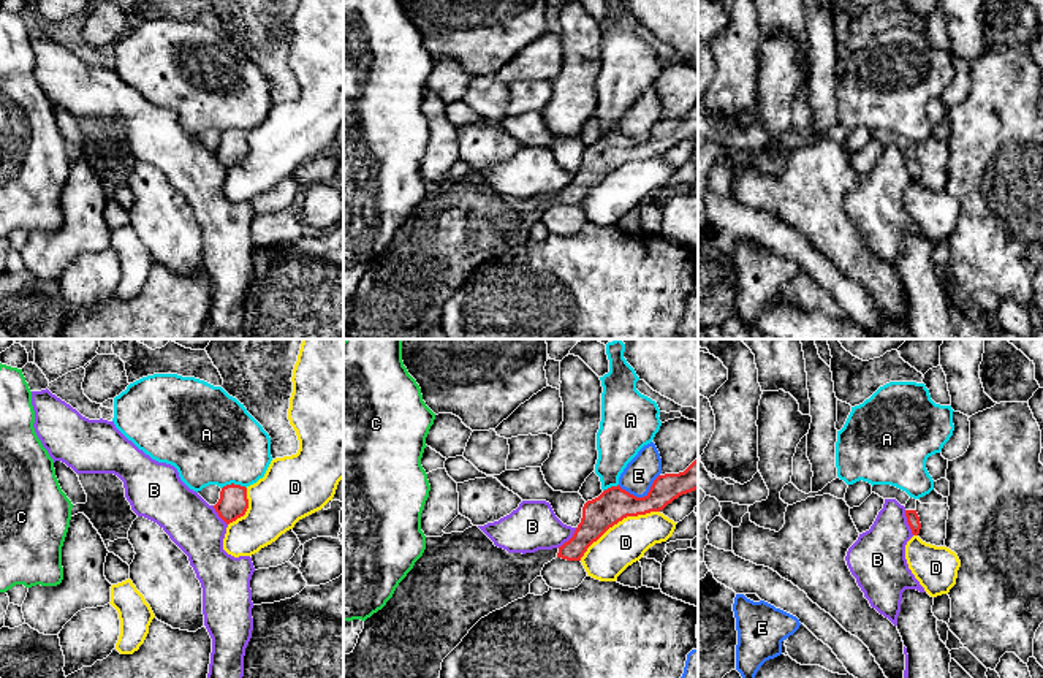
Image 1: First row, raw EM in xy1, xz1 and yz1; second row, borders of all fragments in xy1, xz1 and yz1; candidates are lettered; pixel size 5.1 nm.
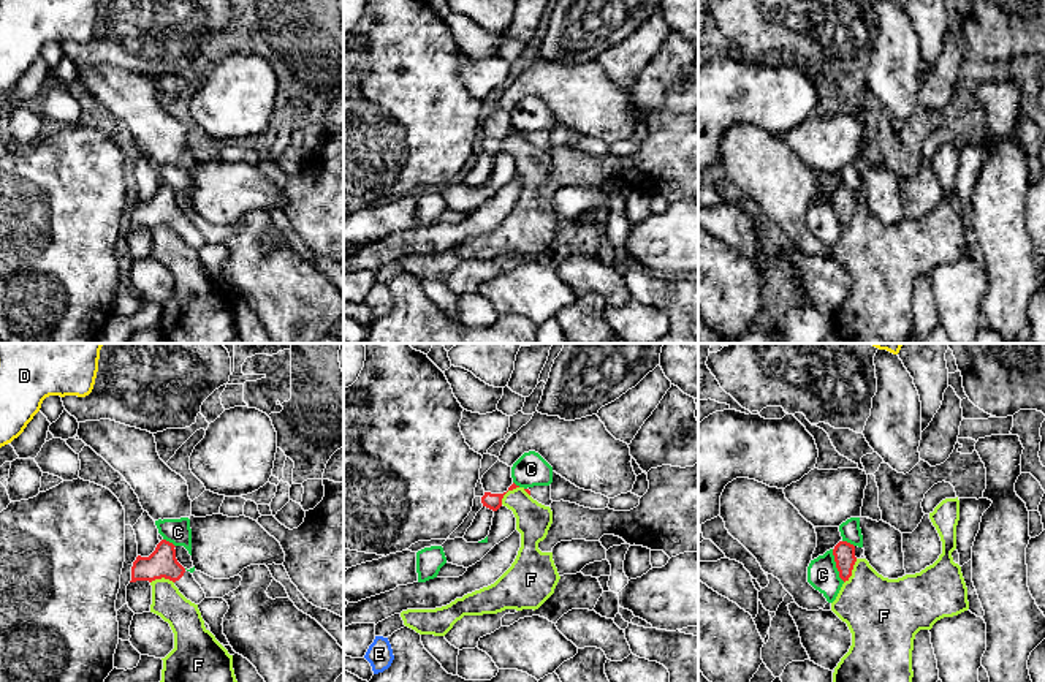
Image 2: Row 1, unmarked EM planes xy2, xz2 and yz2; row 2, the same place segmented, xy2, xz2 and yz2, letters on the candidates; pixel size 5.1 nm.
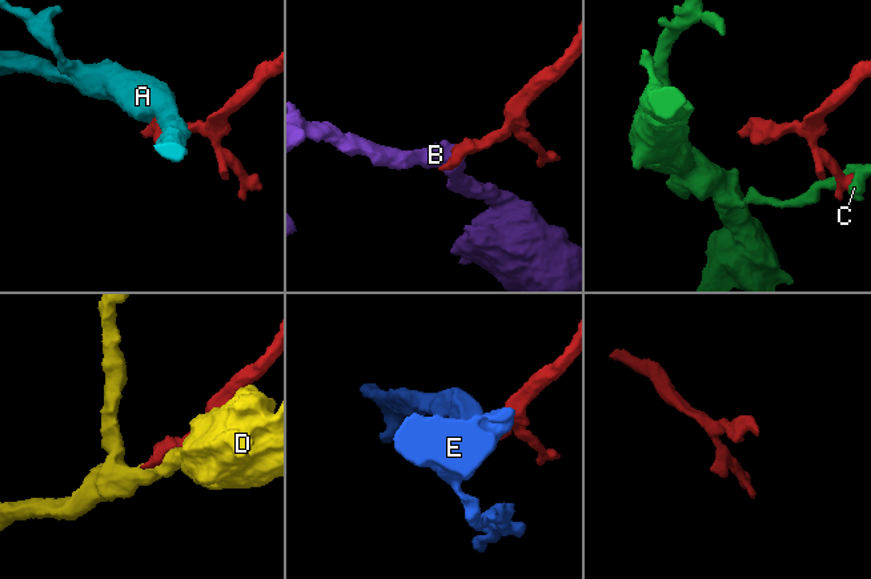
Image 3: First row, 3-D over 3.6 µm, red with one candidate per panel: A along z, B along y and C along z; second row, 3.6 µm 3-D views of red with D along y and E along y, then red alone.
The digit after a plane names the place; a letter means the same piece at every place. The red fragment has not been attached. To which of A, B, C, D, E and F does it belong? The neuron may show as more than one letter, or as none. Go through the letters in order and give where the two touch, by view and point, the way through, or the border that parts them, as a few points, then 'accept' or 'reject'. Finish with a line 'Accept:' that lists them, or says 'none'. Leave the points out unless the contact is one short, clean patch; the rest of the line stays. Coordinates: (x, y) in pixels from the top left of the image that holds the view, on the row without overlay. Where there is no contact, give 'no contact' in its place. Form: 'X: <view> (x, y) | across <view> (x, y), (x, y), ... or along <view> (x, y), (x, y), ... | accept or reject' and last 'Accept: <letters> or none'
A: xy1 (233, 129) | along xy1 (246, 132), (227, 129), (222, 133) | reject
B: yz1 (907, 167) | along yz1 (904, 156), (906, 167), (914, 179) | reject
C: yz2 (836, 211) | along yz2 (832, 195), (835, 212), (844, 227) | reject
D: xz1 (618, 167) | reject
E: xz1 (641, 143) | along xz1 (659, 119), (643, 141), (633, 141), (618, 130) | reject
F: yz2 (851, 217) | along yz2 (857, 204), (852, 220), (844, 228) | reject
Accept: none

